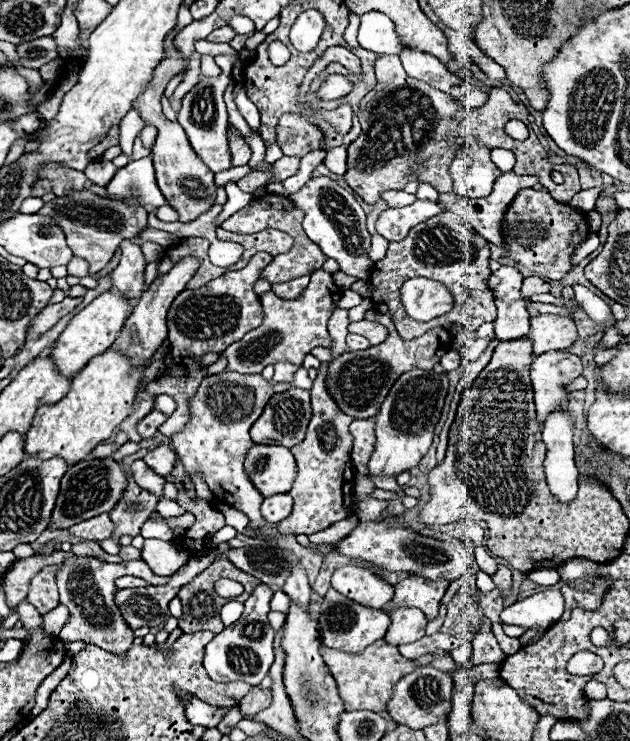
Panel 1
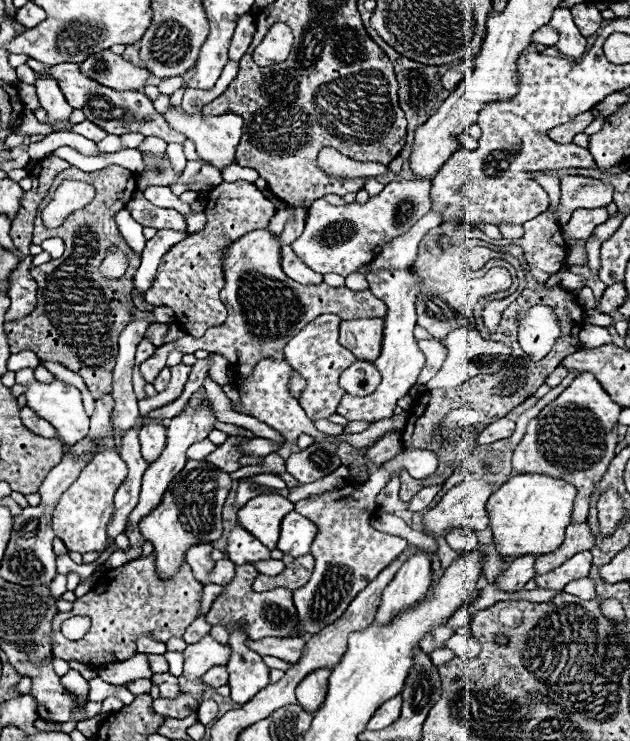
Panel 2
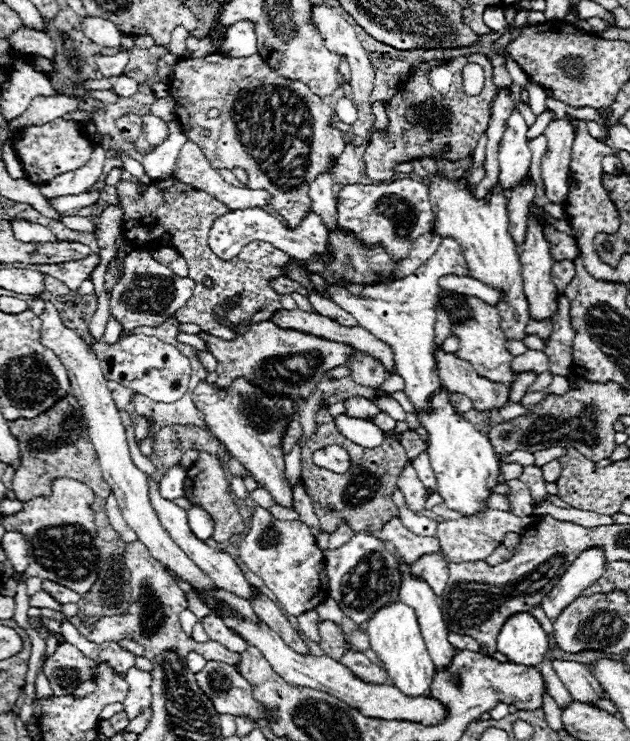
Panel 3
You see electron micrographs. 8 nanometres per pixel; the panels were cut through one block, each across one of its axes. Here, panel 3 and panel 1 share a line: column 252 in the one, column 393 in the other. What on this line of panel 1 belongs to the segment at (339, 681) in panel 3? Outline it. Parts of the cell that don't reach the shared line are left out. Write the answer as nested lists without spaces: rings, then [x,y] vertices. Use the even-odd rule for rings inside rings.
[[[398,608],[390,612],[392,626],[386,632],[386,642],[392,646],[402,646],[408,642],[416,642],[424,636],[426,618],[420,608]]]

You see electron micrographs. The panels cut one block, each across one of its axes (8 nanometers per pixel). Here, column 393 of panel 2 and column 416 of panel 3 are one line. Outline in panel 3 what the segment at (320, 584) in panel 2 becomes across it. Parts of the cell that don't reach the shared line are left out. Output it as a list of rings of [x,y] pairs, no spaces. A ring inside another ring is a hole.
[[[422,452],[420,458],[416,458],[412,462],[416,474],[418,474],[418,480],[428,488],[428,490],[436,490],[436,476],[434,476],[434,470],[430,466],[430,460],[428,460],[428,454]],[[398,516],[388,520],[374,536],[380,538],[382,542],[392,544],[398,558],[404,558],[404,562],[408,562],[408,564],[416,562],[416,558],[422,558],[424,554],[444,554],[440,550],[440,544],[436,538],[416,536],[414,532],[410,532],[408,528],[402,526]]]

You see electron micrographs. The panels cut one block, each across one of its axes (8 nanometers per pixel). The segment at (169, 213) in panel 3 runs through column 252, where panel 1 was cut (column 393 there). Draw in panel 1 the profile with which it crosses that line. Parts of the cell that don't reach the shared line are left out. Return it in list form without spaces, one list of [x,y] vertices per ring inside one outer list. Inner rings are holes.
[[[438,214],[418,226],[414,226],[402,242],[388,242],[386,256],[376,262],[370,282],[374,284],[374,294],[372,302],[376,304],[376,310],[380,314],[388,314],[392,322],[396,324],[398,332],[402,338],[418,338],[420,334],[426,334],[428,330],[436,326],[446,326],[446,324],[458,324],[464,326],[472,332],[480,328],[484,322],[494,322],[496,318],[496,306],[492,302],[492,290],[488,288],[488,278],[490,278],[490,248],[484,238],[480,238],[472,226],[460,222],[452,214]],[[414,276],[424,276],[436,282],[442,282],[454,296],[454,308],[430,322],[416,322],[412,320],[404,304],[400,300],[400,288],[406,280]]]

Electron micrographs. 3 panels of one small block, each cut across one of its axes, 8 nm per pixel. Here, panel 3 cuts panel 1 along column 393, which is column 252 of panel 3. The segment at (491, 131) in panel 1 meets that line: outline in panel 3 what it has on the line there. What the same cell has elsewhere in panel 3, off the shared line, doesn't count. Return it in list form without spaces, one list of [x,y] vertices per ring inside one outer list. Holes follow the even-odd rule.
[[[210,54],[194,60],[178,60],[174,66],[174,80],[170,82],[170,96],[178,100],[178,122],[182,124],[186,138],[196,142],[208,162],[218,170],[244,168],[248,172],[246,186],[268,190],[268,194],[272,194],[268,208],[278,212],[288,226],[298,226],[312,210],[308,198],[310,182],[314,182],[318,174],[324,174],[324,170],[330,170],[332,158],[338,158],[346,146],[342,132],[332,126],[334,110],[312,94],[306,84],[292,82],[272,72],[260,54],[248,58]]]

